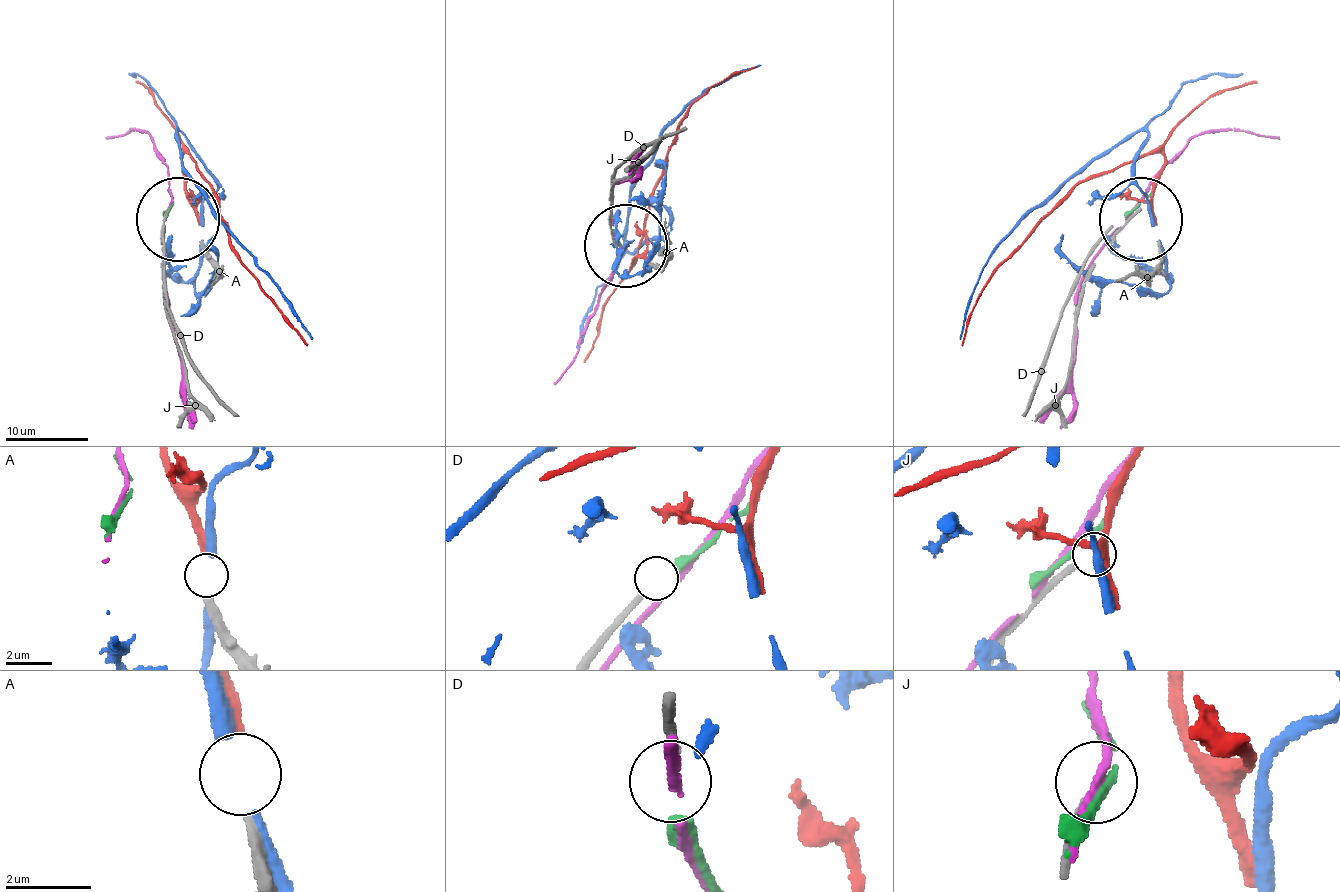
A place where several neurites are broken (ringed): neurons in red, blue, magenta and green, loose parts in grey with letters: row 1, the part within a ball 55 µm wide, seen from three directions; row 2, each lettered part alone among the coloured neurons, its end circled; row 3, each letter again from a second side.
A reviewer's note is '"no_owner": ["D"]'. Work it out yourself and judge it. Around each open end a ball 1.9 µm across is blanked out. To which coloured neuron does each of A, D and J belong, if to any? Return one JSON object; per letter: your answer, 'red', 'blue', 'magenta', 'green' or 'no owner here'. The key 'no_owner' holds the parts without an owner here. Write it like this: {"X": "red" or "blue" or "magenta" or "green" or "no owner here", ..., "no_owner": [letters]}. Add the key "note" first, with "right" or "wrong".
{"note": "wrong", "A": "red", "D": "no owner here", "J": "no owner here", "no_owner": ["D", "J"]}

